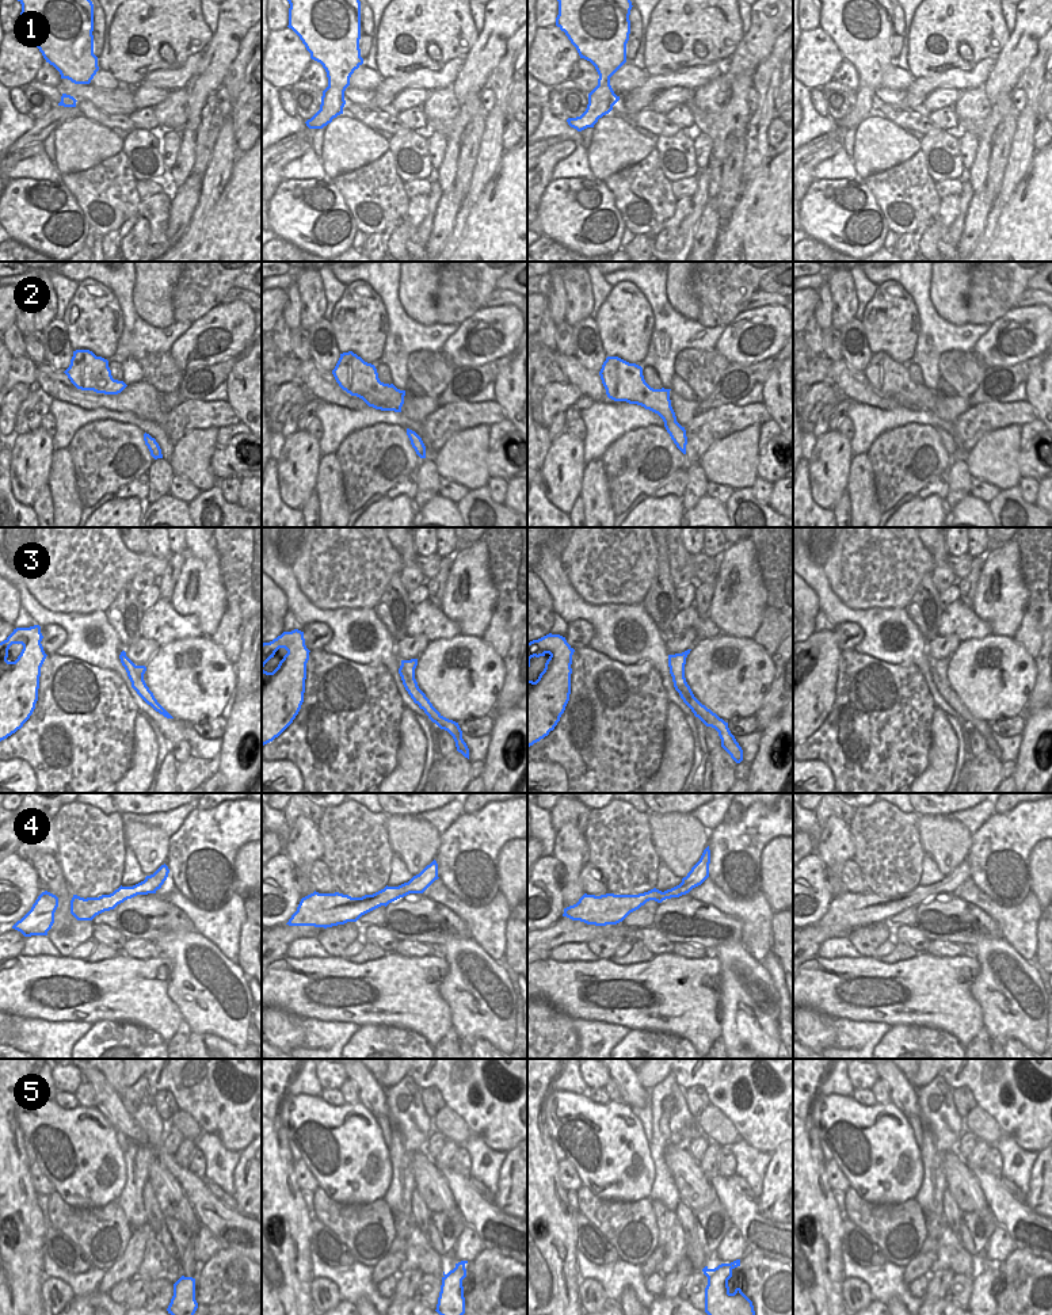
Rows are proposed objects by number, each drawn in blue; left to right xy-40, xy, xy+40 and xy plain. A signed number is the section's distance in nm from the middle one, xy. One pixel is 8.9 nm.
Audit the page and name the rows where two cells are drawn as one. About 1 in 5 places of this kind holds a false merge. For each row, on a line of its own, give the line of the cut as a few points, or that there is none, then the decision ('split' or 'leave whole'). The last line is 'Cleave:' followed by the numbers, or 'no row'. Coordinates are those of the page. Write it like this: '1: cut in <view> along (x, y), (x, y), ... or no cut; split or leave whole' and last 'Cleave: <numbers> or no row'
1: no cut; leave whole
2: no cut; leave whole
3: no cut; leave whole
4: no cut; leave whole
5: no cut; leave whole
Cleave: no row

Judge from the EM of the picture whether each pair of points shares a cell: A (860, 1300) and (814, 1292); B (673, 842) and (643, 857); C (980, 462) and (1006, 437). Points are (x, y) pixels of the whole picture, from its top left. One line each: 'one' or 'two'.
A: two
B: two
C: one

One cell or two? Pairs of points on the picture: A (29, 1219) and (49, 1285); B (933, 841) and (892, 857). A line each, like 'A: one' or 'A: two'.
A: two
B: two

